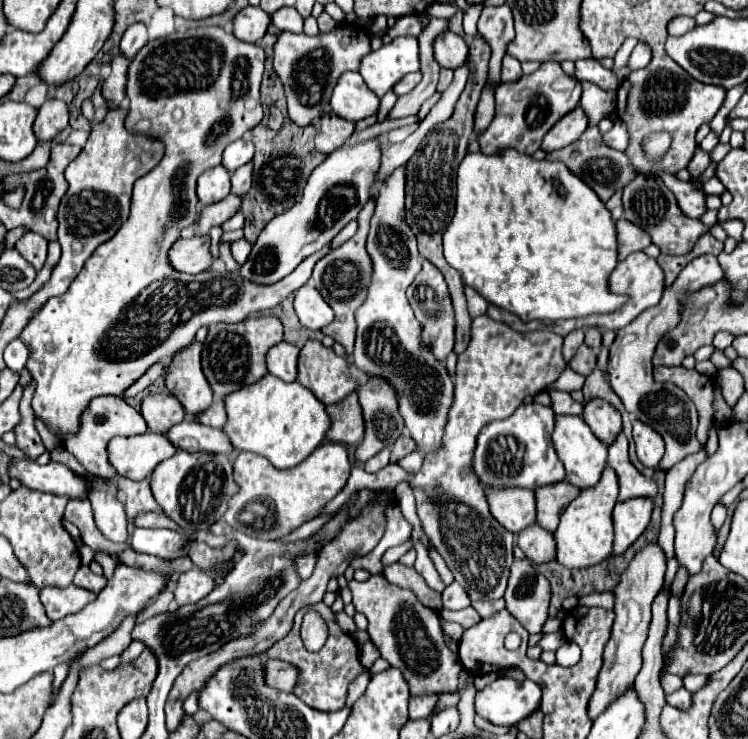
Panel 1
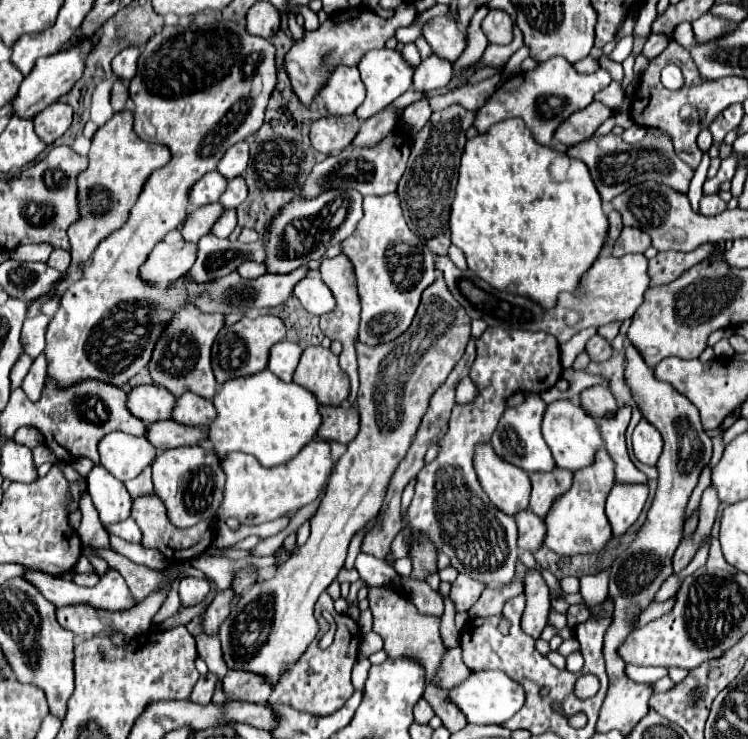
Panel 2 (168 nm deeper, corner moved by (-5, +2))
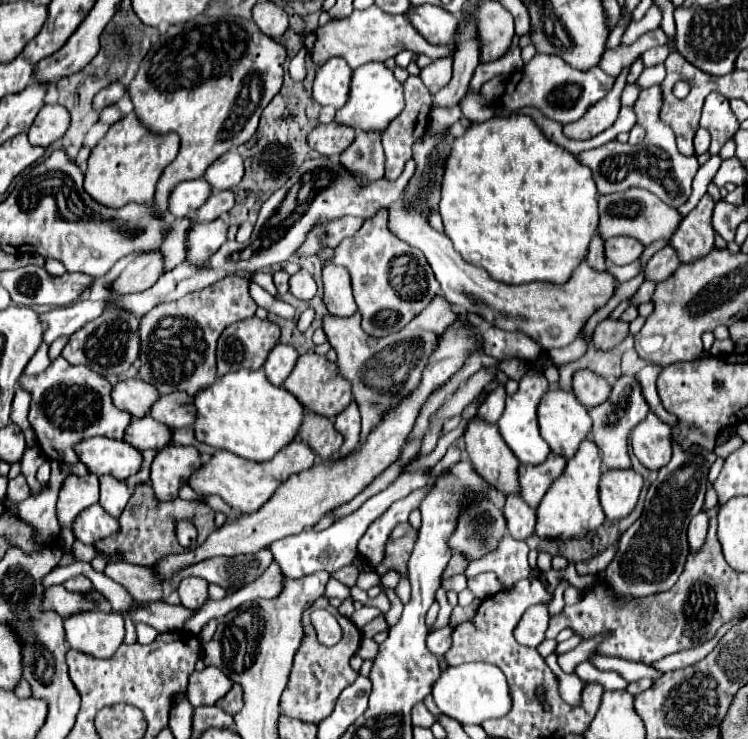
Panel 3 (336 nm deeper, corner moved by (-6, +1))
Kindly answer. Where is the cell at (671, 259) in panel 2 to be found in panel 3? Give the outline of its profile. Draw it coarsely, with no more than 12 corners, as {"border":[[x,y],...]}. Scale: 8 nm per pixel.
{"border":[[672,246],[656,252],[646,264],[646,278],[662,282],[680,260]]}

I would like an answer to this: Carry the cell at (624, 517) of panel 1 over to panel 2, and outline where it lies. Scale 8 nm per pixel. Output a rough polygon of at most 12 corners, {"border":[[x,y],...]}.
{"border":[[619,485],[607,497],[613,535],[621,537],[641,515],[647,485]]}

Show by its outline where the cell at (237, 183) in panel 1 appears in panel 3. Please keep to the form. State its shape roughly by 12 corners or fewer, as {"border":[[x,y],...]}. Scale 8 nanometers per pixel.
{"border":[[230,190],[212,192],[190,220],[212,222],[234,206]]}

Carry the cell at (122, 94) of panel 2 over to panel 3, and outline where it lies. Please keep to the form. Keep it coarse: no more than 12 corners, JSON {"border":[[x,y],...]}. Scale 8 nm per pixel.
{"border":[[118,106],[100,112],[100,122],[112,126],[120,116]]}

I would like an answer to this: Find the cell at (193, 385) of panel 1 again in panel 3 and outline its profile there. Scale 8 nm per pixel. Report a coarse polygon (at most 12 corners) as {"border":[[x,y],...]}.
{"border":[[248,280],[162,302],[142,318],[140,380],[194,396],[216,340],[256,312]]}

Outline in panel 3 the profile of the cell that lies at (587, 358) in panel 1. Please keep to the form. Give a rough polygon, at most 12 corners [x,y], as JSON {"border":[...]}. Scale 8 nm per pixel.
{"border":[[614,318],[602,320],[592,344],[610,350],[628,334],[628,324]]}

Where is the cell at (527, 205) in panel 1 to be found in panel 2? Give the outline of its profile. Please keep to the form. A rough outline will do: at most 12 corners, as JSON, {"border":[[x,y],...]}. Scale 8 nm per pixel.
{"border":[[521,119],[469,139],[451,243],[545,311],[609,221],[587,165]]}

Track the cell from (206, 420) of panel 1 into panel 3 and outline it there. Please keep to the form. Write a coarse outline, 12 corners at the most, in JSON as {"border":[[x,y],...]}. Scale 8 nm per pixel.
{"border":[[170,392],[148,416],[170,428],[194,424],[194,400]]}

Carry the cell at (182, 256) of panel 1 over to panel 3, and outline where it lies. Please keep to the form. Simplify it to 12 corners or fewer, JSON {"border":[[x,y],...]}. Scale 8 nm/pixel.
{"border":[[135,252],[119,260],[122,274],[112,294],[150,288],[162,276],[160,252]]}

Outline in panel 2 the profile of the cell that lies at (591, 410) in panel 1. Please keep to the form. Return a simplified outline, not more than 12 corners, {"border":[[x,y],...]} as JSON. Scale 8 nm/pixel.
{"border":[[603,385],[581,393],[581,407],[595,419],[617,411],[613,393]]}

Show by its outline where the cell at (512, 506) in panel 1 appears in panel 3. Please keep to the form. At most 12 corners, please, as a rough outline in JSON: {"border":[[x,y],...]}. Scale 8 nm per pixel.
{"border":[[468,422],[474,470],[504,494],[518,494],[518,458],[496,424]]}

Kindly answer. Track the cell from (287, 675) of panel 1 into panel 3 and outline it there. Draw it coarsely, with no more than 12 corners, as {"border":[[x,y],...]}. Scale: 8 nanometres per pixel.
{"border":[[234,684],[216,702],[230,716],[242,708],[242,686]]}

